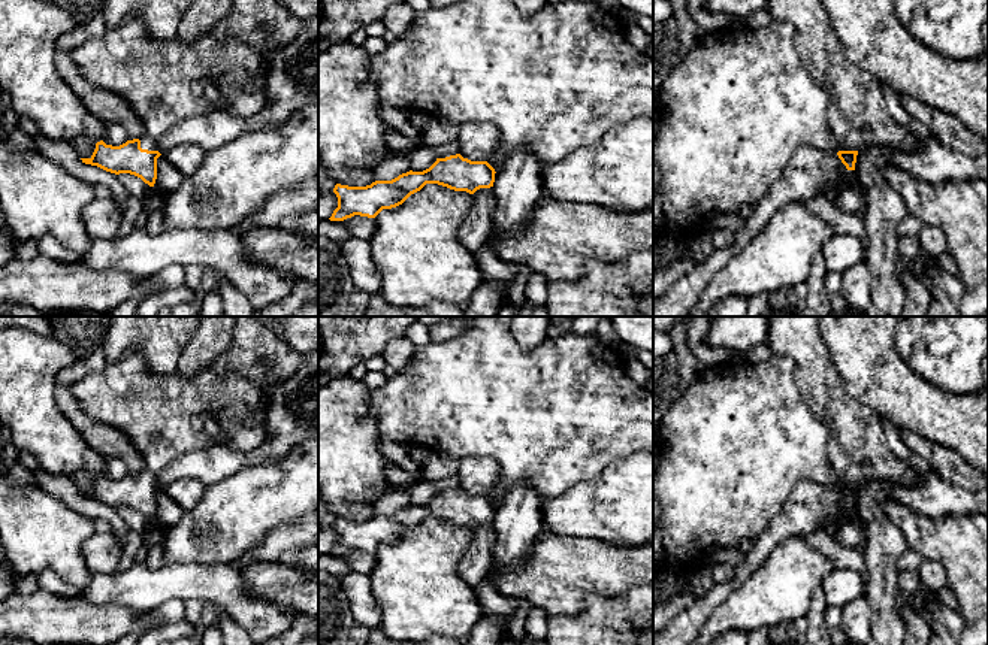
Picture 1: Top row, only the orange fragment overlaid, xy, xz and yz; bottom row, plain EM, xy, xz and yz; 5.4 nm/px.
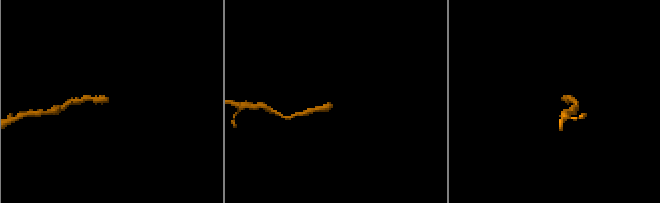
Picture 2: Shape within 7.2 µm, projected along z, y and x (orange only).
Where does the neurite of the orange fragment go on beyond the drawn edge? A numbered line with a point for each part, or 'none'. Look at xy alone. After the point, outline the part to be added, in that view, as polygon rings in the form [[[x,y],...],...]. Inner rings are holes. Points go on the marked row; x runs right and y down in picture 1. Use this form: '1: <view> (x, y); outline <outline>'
1: xy (156, 76); outline [[[141,15],[127,16],[115,28],[88,39],[72,49],[82,75],[103,90],[120,94],[143,124],[141,148],[157,151],[157,142],[176,122],[205,113],[211,105],[193,93],[197,81],[212,82],[224,97],[226,109],[242,118],[253,118],[266,103],[266,63],[262,52],[233,36],[202,34],[185,43],[179,36],[154,39],[146,34]]]

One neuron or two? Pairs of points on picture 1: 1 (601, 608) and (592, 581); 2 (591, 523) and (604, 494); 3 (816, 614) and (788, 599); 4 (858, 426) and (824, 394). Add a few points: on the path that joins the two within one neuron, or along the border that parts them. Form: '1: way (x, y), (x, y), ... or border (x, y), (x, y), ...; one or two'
1: border (631, 587), (589, 596), (567, 615); two
2: way (592, 515), (597, 509), (597, 502); one
3: border (819, 587), (804, 615), (776, 624); two
4: way (849, 420), (833, 403); one

